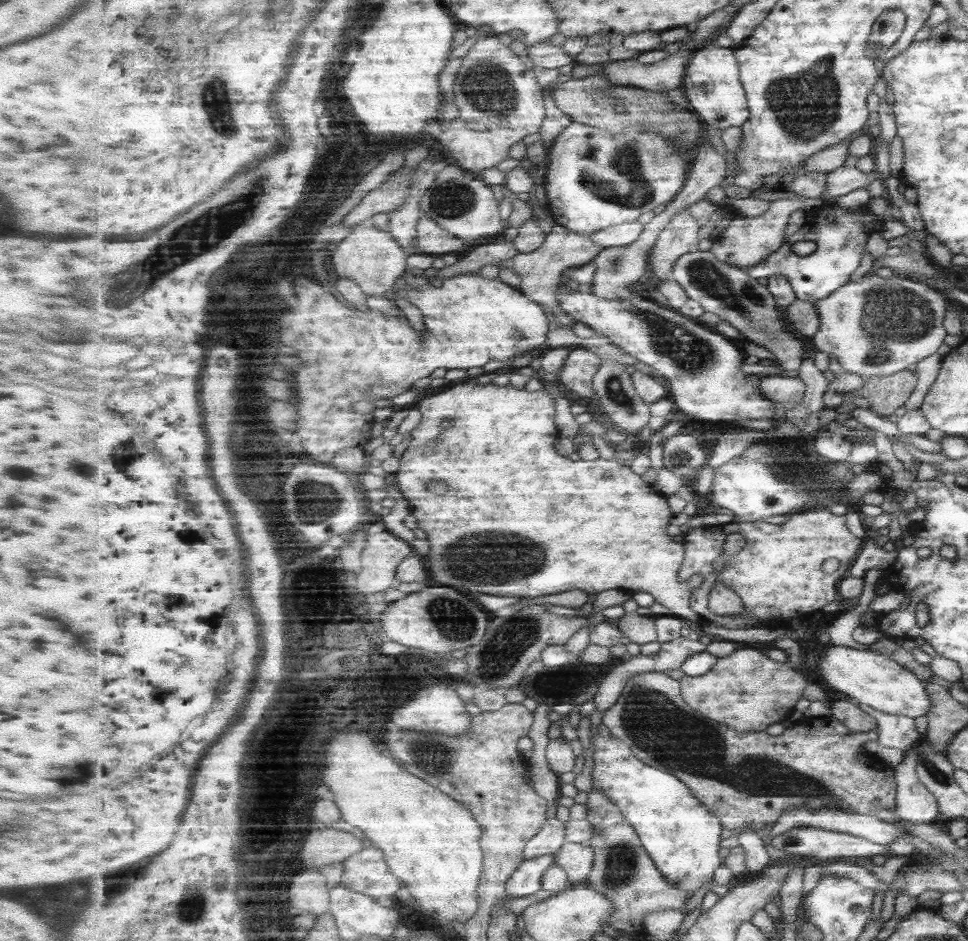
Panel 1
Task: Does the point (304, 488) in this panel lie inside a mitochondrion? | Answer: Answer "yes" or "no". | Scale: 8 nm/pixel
yes

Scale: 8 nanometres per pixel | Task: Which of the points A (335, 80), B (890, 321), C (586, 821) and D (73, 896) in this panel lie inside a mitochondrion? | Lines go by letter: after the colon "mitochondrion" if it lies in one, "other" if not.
A: other
B: mitochondrion
C: other
D: mitochondrion

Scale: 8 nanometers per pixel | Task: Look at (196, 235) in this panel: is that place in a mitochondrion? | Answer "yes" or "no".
yes

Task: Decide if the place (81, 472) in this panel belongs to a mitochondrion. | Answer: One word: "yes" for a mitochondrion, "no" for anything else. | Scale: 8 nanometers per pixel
yes

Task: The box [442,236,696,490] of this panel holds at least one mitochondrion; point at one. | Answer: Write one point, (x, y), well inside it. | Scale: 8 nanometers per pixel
(615, 392)

